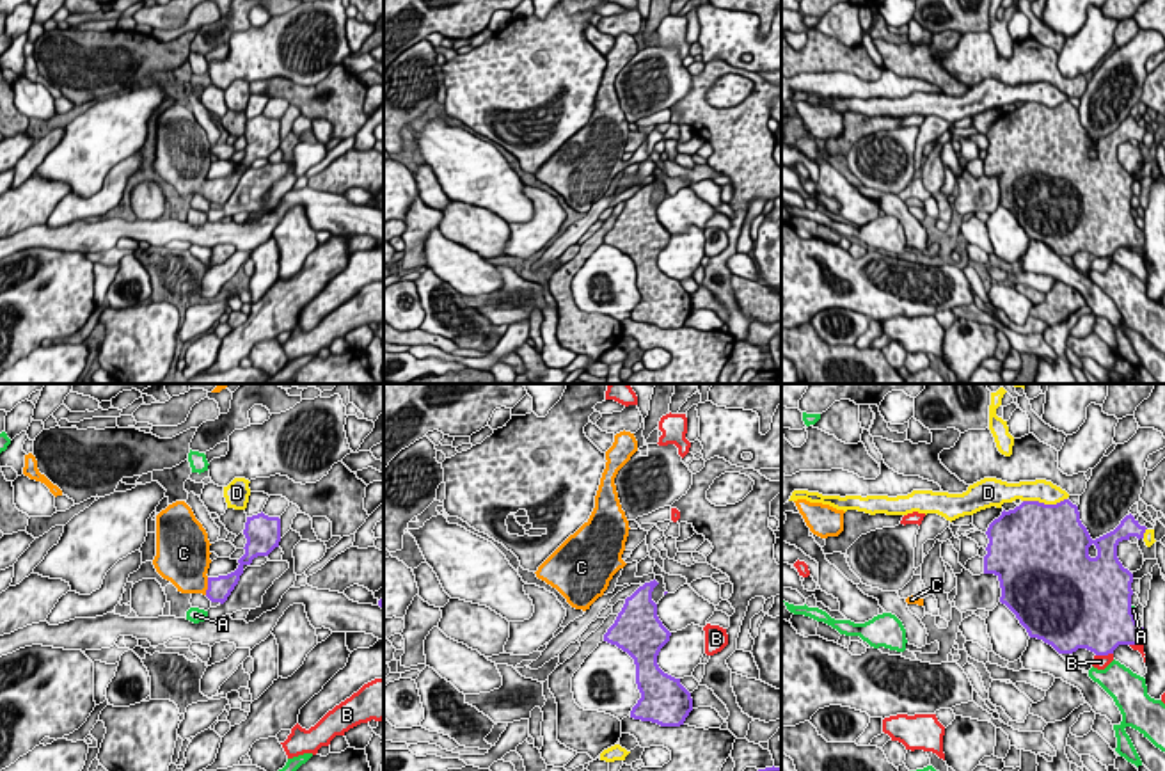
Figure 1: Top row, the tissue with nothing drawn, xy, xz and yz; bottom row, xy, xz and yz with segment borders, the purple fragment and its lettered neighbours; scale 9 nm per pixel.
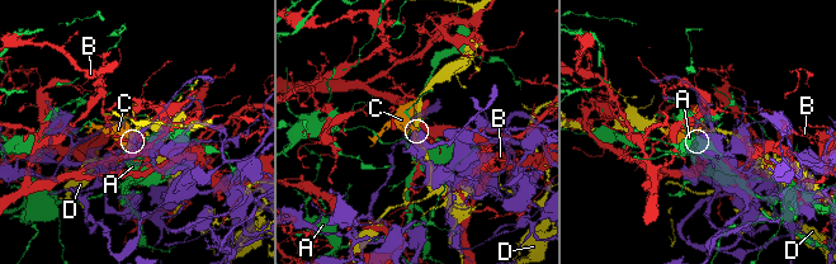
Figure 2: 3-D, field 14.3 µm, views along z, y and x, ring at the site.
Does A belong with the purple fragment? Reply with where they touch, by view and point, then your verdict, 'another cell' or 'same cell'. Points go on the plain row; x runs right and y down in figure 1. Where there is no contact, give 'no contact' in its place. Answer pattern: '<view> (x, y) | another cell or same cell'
yz (1130, 214) | another cell

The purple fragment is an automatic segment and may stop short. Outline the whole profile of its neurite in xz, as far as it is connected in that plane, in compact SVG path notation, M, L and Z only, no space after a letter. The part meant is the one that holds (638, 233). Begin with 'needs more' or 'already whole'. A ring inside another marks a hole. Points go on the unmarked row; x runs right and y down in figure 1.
already whole; M654 181L639 188L625 201L614 226L604 236L604 243L627 254L636 266L636 286L641 300L630 313L630 320L652 323L661 329L680 329L693 313L691 295L657 266L661 250L671 234L657 219L652 194L659 185Z

